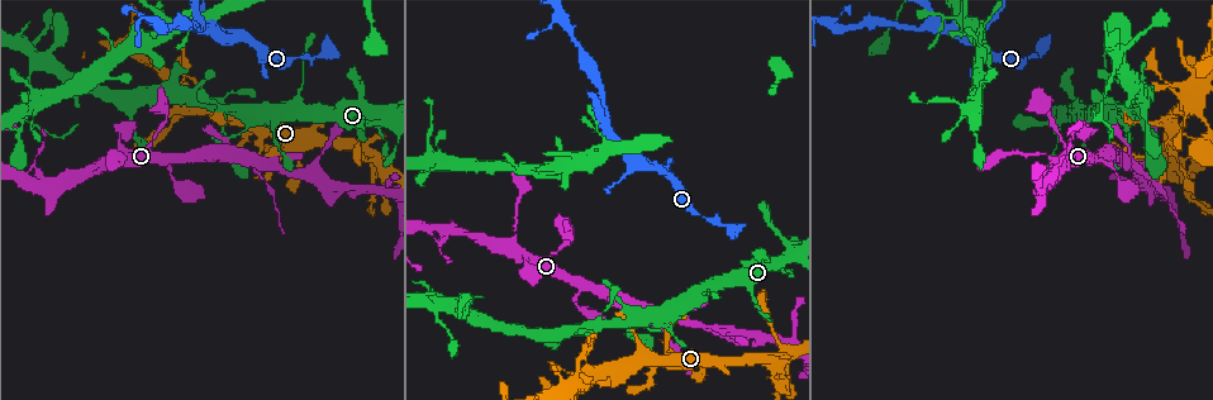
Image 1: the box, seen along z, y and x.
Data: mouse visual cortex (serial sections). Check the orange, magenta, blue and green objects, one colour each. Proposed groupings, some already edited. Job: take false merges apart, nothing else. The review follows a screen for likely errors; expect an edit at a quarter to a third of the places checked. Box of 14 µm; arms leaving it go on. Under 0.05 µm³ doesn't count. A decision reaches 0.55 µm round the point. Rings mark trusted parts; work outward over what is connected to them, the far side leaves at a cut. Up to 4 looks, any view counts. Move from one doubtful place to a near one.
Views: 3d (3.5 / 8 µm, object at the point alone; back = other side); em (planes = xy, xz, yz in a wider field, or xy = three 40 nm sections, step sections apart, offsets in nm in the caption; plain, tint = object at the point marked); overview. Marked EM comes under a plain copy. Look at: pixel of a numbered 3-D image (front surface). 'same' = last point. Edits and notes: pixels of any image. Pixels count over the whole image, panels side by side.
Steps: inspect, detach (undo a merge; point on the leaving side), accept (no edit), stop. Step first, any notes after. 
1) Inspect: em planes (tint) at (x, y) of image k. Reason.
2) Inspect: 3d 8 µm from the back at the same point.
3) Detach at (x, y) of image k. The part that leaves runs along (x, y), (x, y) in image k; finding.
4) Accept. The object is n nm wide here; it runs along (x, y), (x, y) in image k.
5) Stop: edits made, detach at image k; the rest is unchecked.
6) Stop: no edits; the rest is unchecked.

Inspect: 3d 3.5 µm at (776, 358) of image 1. Abrupt turn.

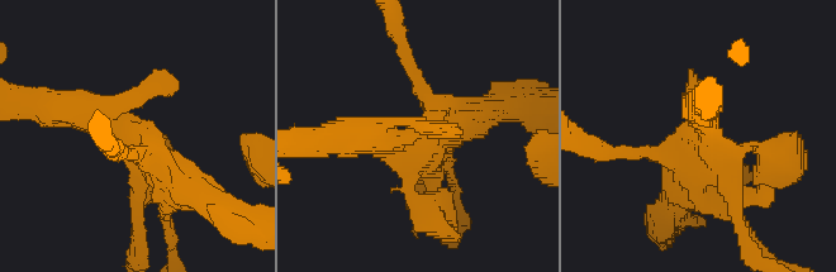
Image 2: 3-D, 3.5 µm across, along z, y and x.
Inspect: em planes (tint) at (407, 140) of image 2. Shape alone is not enough.

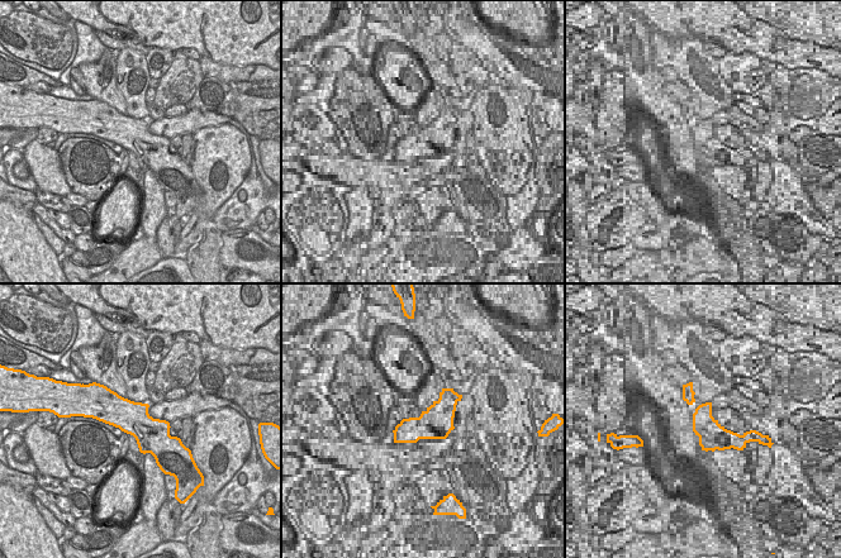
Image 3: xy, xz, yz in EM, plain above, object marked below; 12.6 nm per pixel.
Accept. It runs along (48, 109), (107, 120), (184, 191) in image 2; all the same cell.

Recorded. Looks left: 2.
Inspect: 3d 3.5 µm at (444, 307) of image 1. Small branch off a trunk.

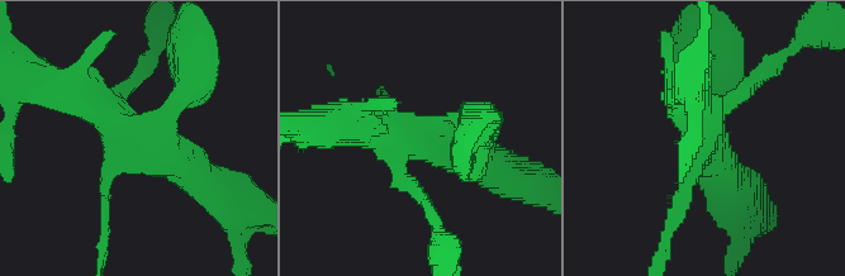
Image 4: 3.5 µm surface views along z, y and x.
Inspect: em planes (tint) at (421, 136) of image 4.

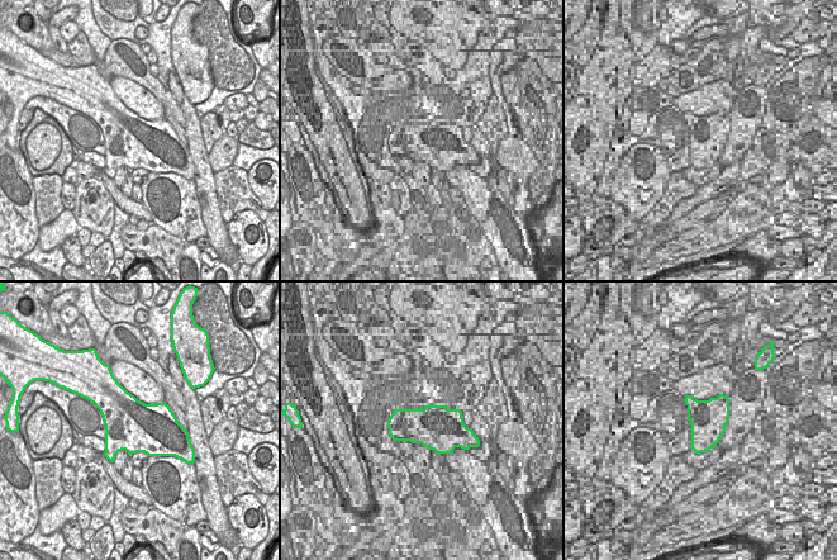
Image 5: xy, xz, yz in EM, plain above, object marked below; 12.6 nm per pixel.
Detach at (679, 217) of image 4. Two cells meet here.

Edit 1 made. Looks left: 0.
Stop: edits made, detach at image 4; the rest is unchecked.

